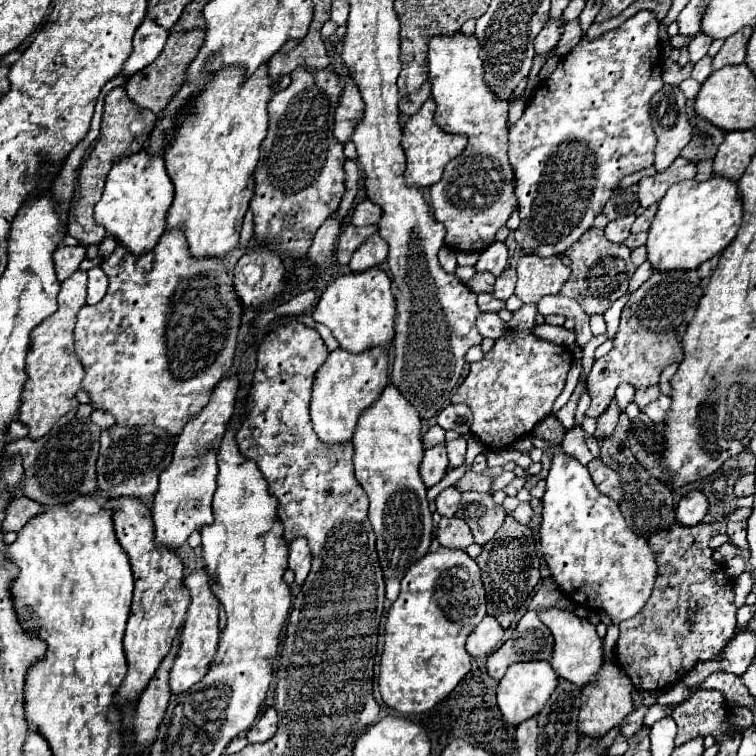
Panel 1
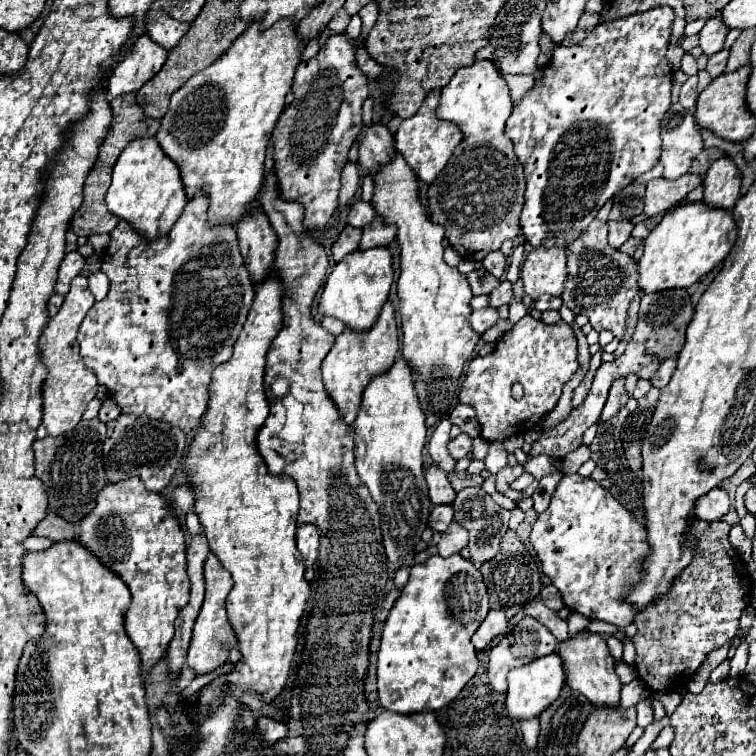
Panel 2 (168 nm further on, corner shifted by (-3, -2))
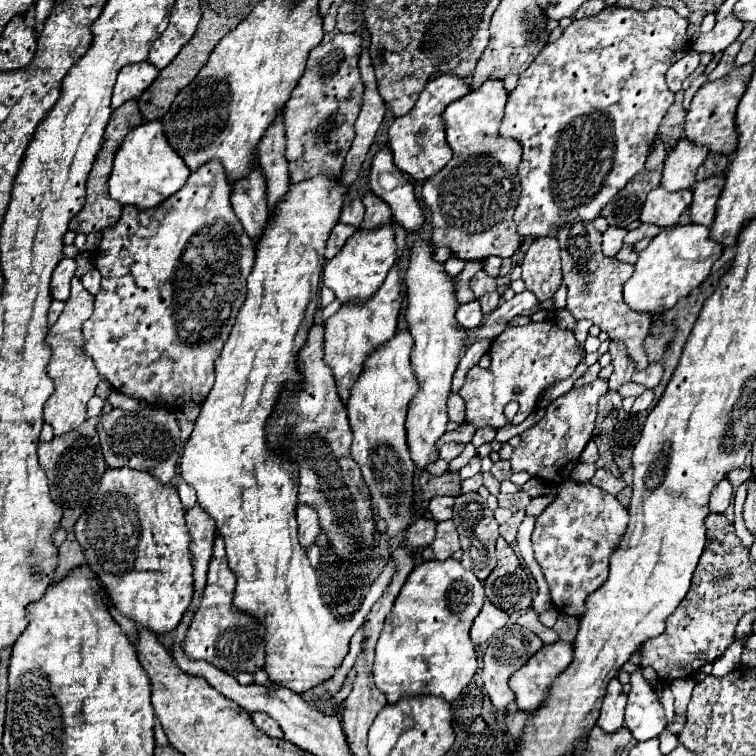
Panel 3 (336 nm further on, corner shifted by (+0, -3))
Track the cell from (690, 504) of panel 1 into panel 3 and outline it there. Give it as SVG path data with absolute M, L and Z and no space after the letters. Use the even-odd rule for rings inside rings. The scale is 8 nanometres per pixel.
M723 478L711 492L711 502L709 502L711 512L723 512L729 506L731 496L733 496L733 486L727 478Z

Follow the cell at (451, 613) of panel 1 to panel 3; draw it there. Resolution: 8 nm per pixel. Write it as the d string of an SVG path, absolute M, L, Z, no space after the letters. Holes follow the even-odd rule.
M447 558L443 562L429 560L413 568L393 604L393 610L385 620L385 628L375 646L373 678L377 688L387 696L389 704L395 704L403 696L419 694L441 696L447 702L451 702L461 694L461 690L471 682L477 670L477 654L473 642L469 640L469 630L475 616L481 612L483 602L485 602L483 584L455 558Z

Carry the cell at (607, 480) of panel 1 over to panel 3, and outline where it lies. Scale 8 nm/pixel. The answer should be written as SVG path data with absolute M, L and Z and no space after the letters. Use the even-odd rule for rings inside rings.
M597 469L595 476L591 478L591 484L599 486L601 490L605 490L611 496L617 496L627 486L623 478L617 478L605 469Z

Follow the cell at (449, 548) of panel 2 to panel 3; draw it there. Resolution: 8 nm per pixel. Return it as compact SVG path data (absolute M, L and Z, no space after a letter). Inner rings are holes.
M451 520L437 524L437 538L431 544L437 560L447 560L455 550L459 550L459 534L455 530L455 524Z

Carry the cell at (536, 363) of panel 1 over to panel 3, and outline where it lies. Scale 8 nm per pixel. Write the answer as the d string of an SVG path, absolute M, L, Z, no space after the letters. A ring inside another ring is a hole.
M555 318L545 322L531 322L517 328L509 326L493 340L489 354L491 368L483 370L479 366L473 366L459 390L459 396L465 400L465 422L475 424L477 428L505 426L507 418L503 414L503 408L509 400L519 402L519 412L515 414L513 424L523 422L537 406L541 392L547 386L569 378L581 362L579 342L573 330L563 328ZM515 388L519 388L519 394L515 392Z

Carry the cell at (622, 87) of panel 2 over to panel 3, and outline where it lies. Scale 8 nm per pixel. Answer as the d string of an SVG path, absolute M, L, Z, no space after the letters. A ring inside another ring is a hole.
M607 6L605 10L601 10L597 16L591 18L583 18L583 20L575 20L571 22L563 36L557 42L551 42L545 46L545 50L541 52L541 56L537 56L537 60L519 76L519 84L517 88L509 94L507 106L505 106L505 118L501 124L501 136L505 138L515 138L519 140L519 144L523 146L523 160L519 164L519 180L521 180L521 196L515 208L515 224L517 224L517 232L523 238L541 238L541 236L557 236L557 232L573 222L577 216L585 222L591 222L599 216L601 208L637 174L645 168L645 160L647 154L653 146L653 140L657 136L657 128L663 120L663 116L667 114L671 102L673 102L673 92L667 88L665 84L665 74L667 70L681 60L687 50L689 50L689 38L687 38L687 26L689 20L681 18L677 12L673 12L673 8L651 8L647 12L639 12L639 10L625 10L619 6Z

